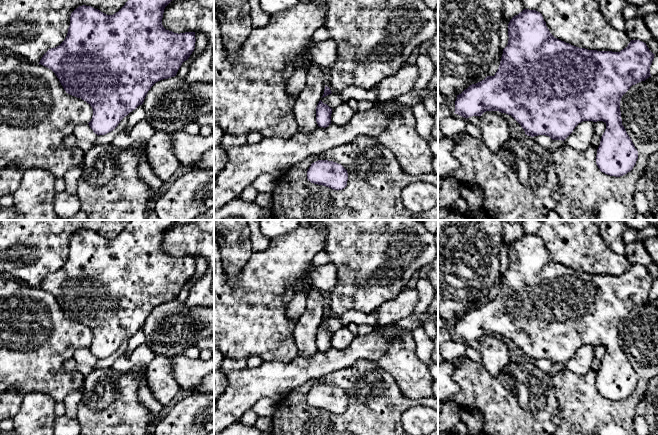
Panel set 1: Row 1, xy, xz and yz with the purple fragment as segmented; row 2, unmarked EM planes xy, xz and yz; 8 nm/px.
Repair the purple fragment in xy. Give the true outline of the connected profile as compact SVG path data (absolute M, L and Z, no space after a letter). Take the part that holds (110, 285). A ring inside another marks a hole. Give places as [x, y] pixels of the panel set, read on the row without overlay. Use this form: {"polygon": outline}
{"polygon": "M131 220L113 239L91 230L79 230L71 237L65 264L41 282L39 288L55 297L66 317L81 322L92 331L93 340L88 348L98 360L113 355L125 340L142 329L156 306L176 300L182 287L194 275L195 256L178 258L162 249L164 233L175 222L177 220Z"}

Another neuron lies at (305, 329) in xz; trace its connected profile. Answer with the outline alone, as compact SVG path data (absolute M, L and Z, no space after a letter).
M313 287L308 293L305 311L294 329L294 339L302 356L308 357L318 351L316 331L324 318L326 305L324 293Z

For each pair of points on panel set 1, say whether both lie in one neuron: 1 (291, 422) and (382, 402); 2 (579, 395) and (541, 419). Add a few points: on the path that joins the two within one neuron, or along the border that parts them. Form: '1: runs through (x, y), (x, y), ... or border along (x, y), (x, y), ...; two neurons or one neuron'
1: runs through (314, 421), (327, 421), (330, 418), (359, 419); one neuron
2: border along (553, 384), (555, 397), (561, 412), (560, 424); two neurons

